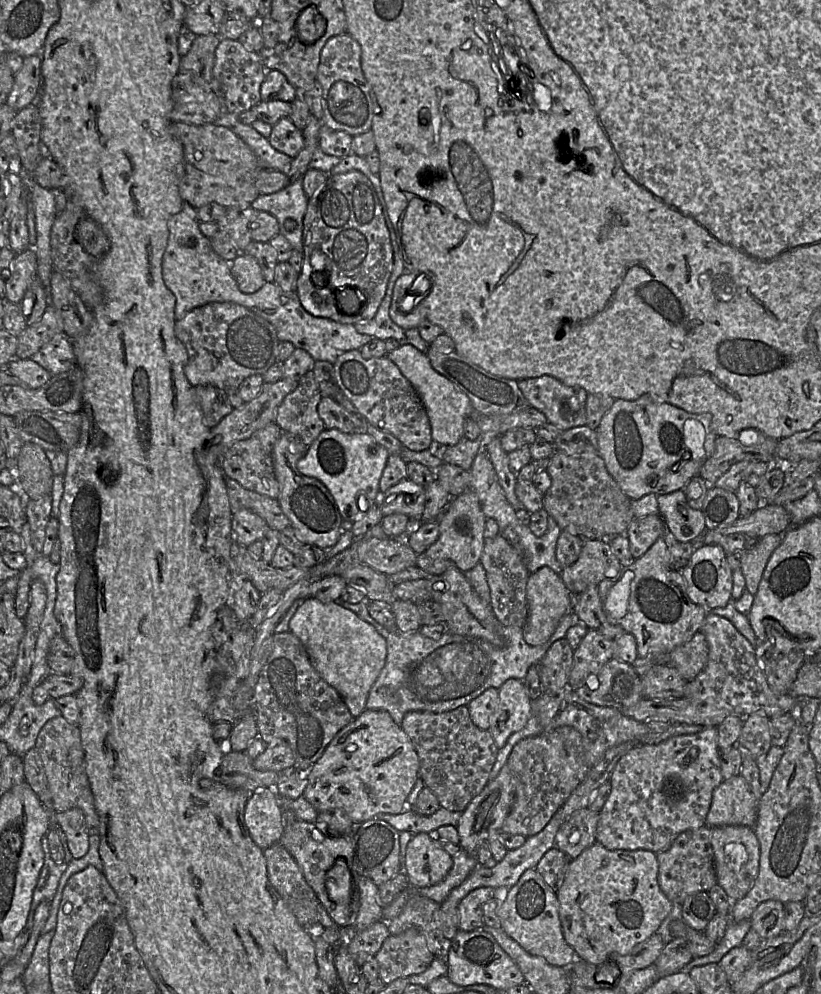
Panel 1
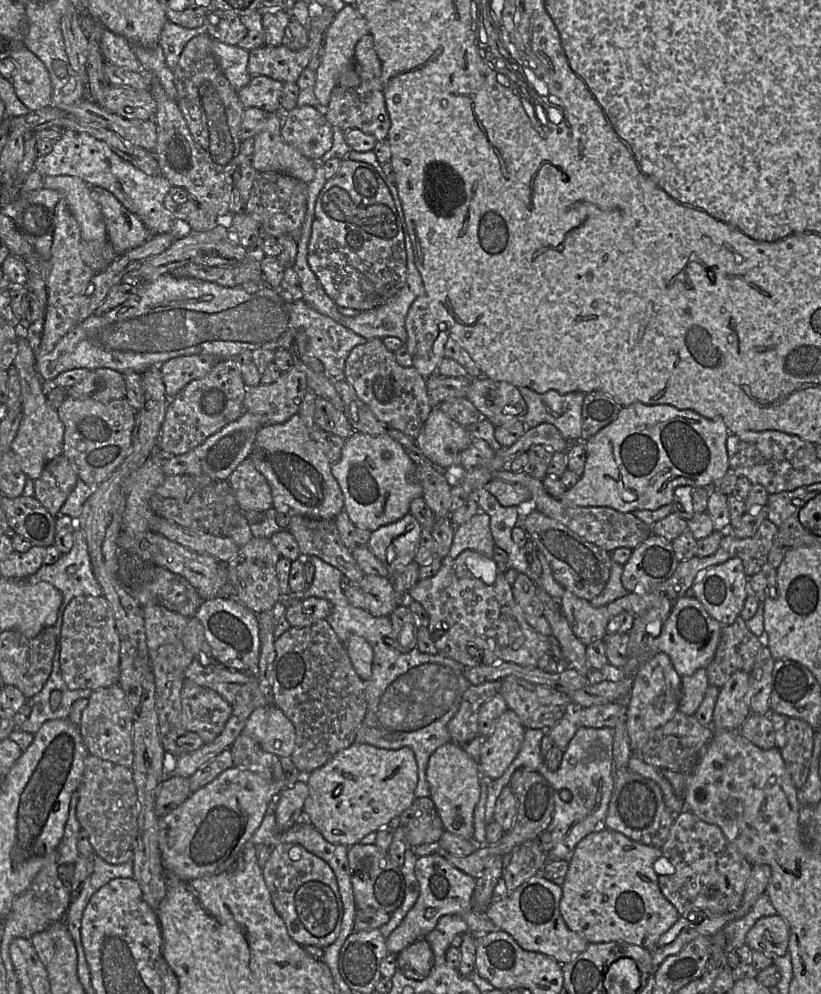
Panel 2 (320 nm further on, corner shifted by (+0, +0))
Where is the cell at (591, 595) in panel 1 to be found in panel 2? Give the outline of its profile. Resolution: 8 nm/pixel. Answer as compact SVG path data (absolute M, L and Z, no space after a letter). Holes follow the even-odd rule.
M536 509L522 519L519 525L523 527L537 548L545 555L554 579L565 590L588 601L603 591L612 568L612 559L609 552L587 542L565 525Z

